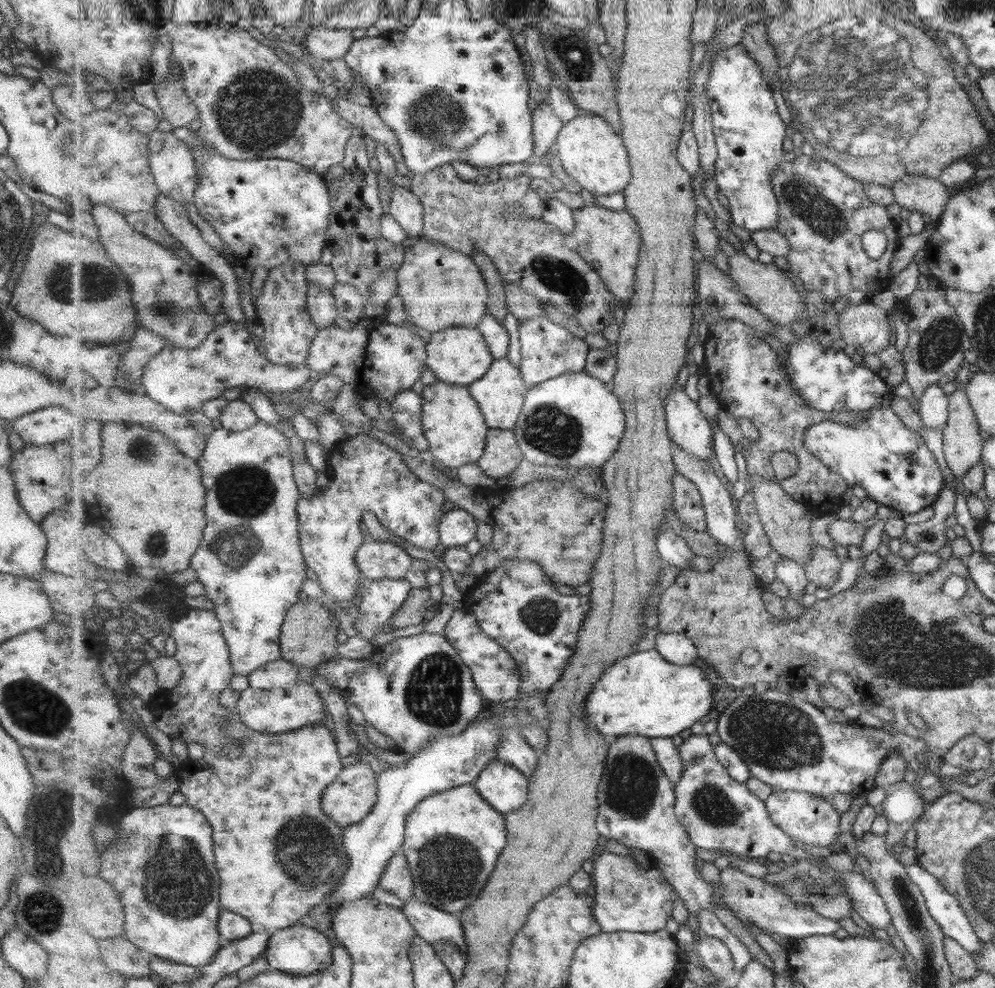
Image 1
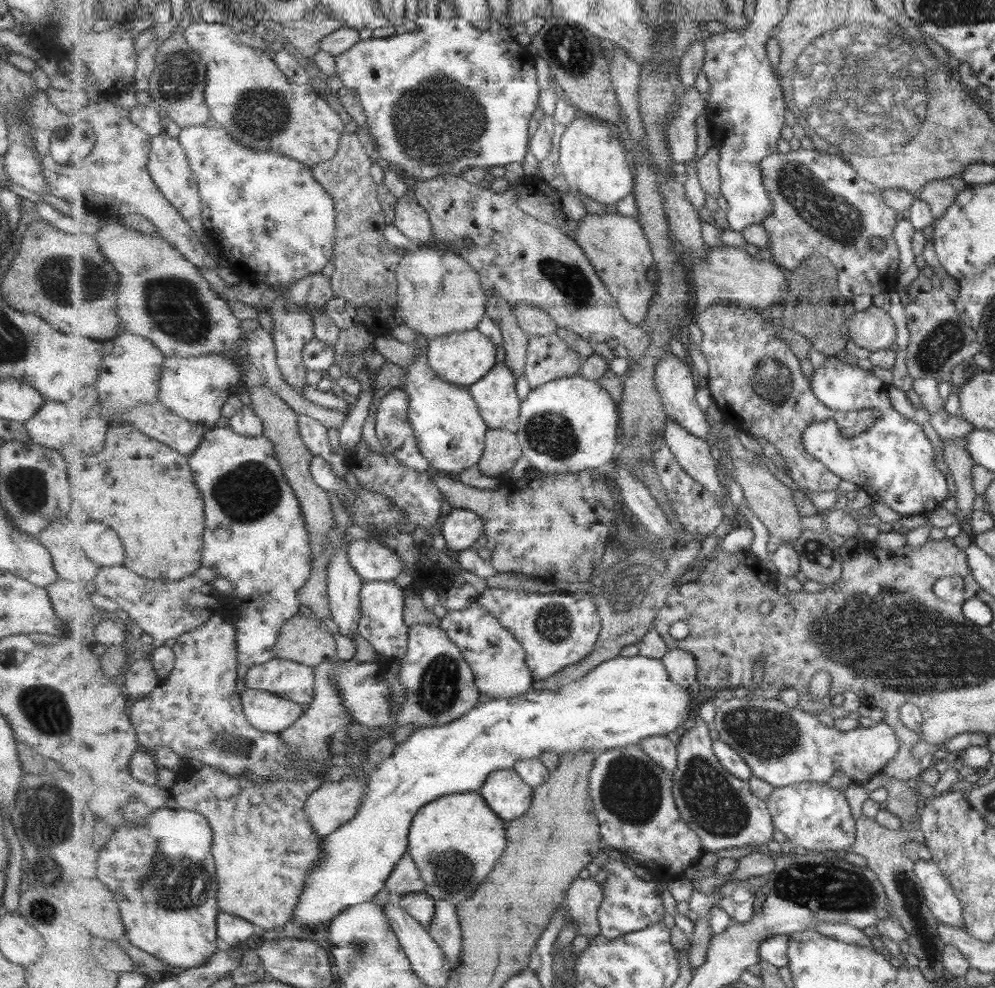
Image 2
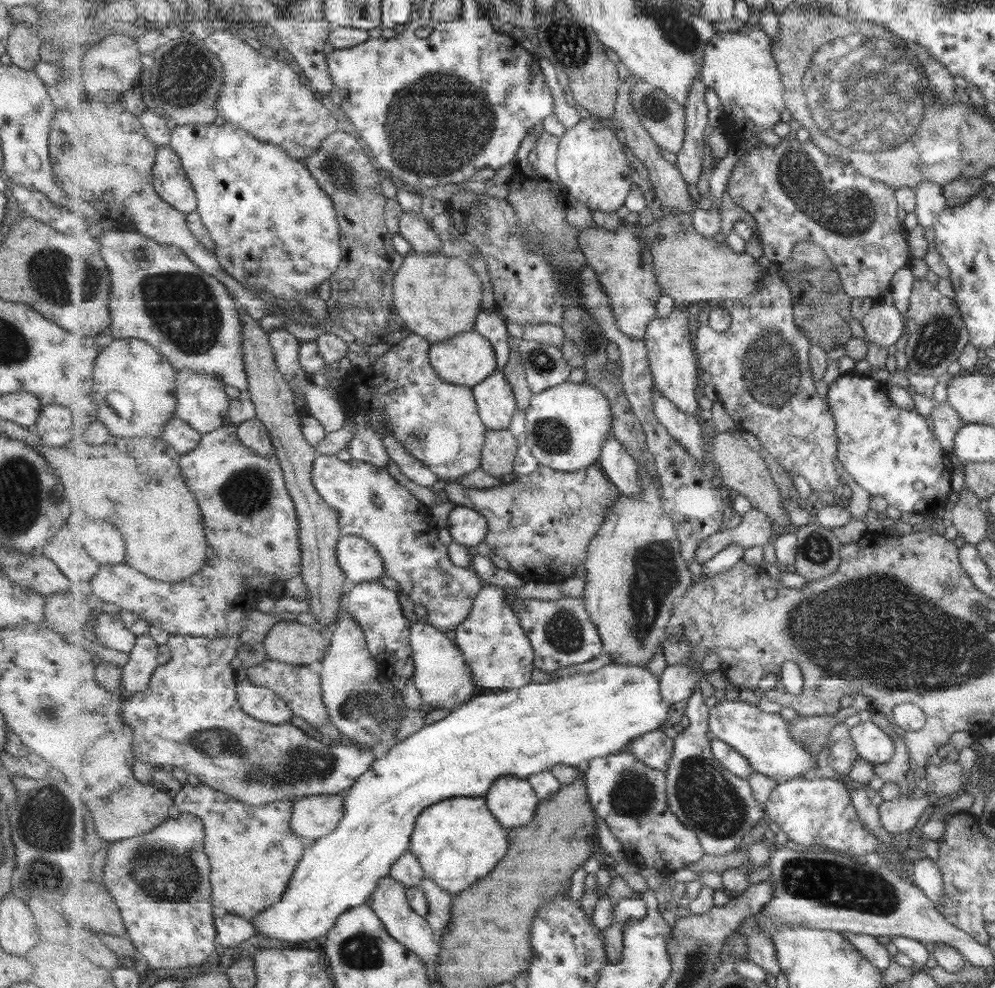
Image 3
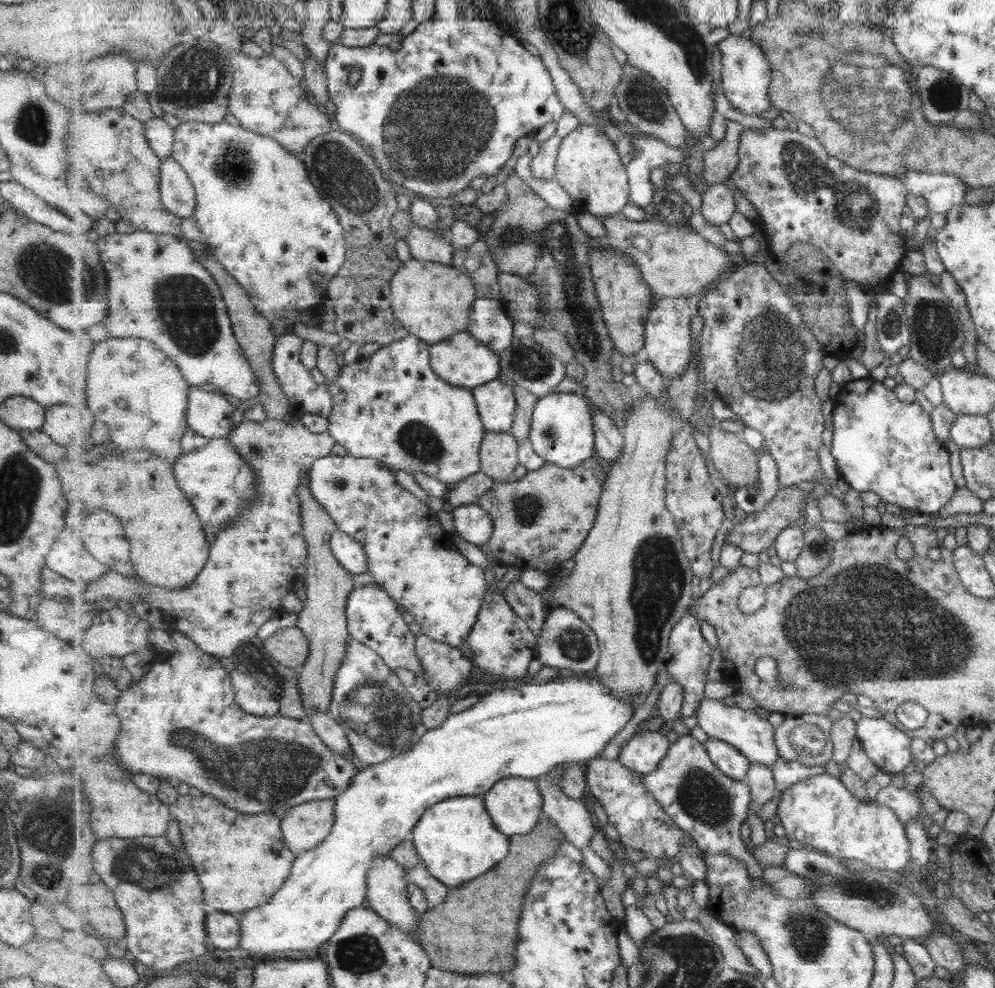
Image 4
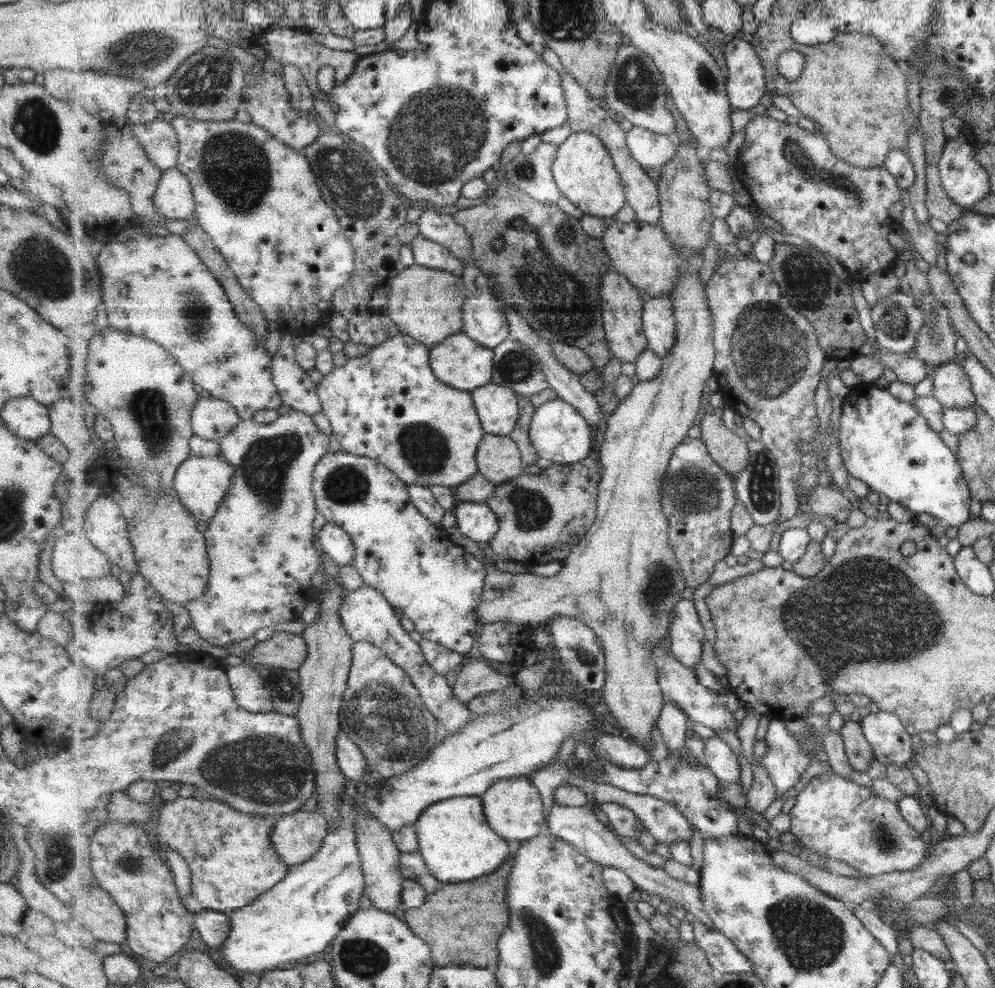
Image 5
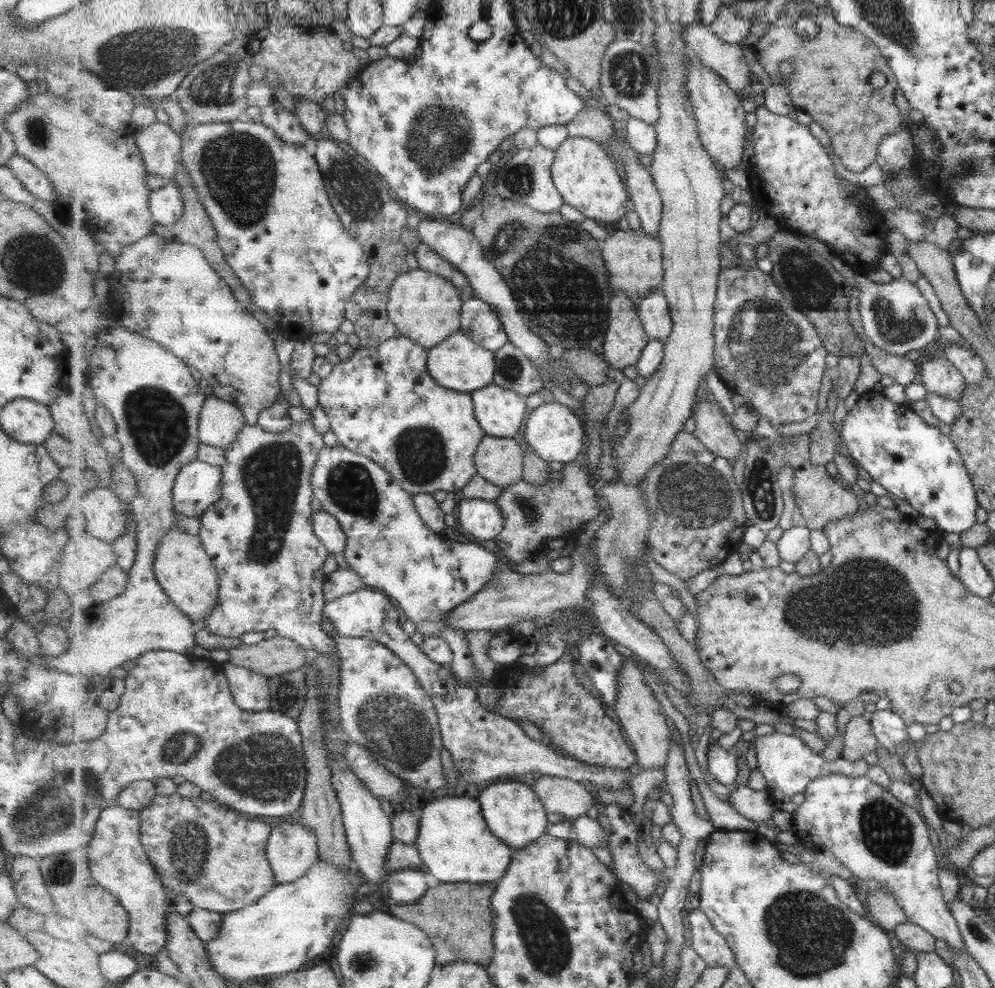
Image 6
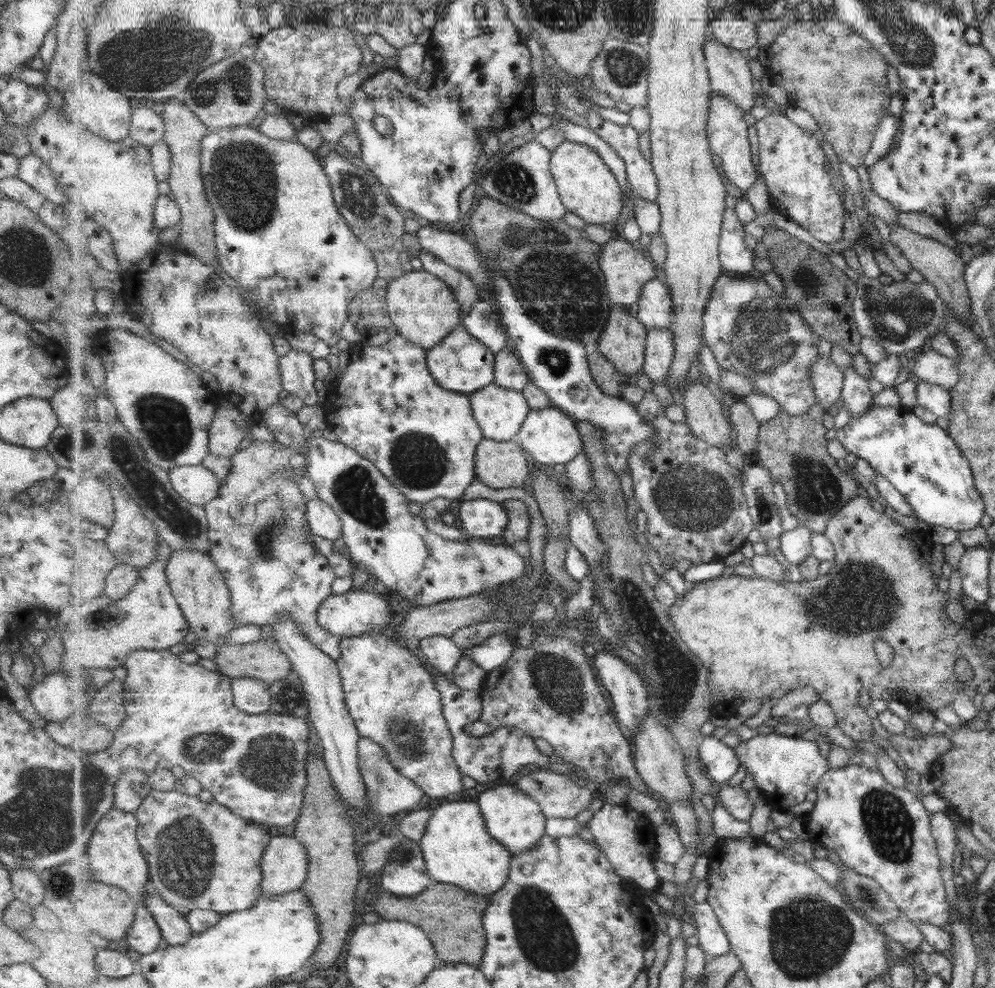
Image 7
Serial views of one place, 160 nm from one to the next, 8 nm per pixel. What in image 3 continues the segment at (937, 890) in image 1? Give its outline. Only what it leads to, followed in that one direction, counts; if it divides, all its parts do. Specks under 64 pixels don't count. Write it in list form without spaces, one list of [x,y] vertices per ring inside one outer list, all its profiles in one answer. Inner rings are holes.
[[[923,855],[922,859],[914,861],[911,878],[913,885],[918,887],[934,906],[943,897],[942,873],[926,856]]]

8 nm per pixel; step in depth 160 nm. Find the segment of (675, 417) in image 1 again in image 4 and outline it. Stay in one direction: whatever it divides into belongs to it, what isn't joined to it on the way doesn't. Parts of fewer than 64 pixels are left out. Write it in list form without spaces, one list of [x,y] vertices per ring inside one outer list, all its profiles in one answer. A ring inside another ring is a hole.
[[[704,295],[695,297],[657,299],[648,317],[646,325],[646,353],[658,371],[670,381],[686,372],[692,361],[693,338],[691,338],[691,320],[699,313],[698,305]]]

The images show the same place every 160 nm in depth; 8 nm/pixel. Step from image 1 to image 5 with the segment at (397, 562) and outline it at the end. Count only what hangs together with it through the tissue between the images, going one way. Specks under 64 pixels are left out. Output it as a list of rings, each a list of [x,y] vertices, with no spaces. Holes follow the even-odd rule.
[[[327,521],[317,533],[317,538],[327,557],[340,566],[353,564],[356,555],[355,544],[343,527]]]

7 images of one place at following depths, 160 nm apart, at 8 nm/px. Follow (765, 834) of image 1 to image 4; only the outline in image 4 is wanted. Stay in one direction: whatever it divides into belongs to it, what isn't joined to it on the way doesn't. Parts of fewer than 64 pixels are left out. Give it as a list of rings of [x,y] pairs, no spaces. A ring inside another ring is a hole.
[[[690,607],[670,634],[669,656],[665,662],[670,678],[677,681],[684,688],[682,714],[685,717],[691,716],[693,718],[698,713],[705,696],[709,664],[711,664],[711,646],[703,638],[701,622],[696,614],[692,612],[692,607]],[[689,734],[681,735],[671,744],[657,771],[643,775],[643,784],[663,811],[703,852],[730,854],[743,861],[751,879],[764,877],[764,868],[757,862],[755,852],[745,847],[745,842],[741,840],[741,826],[743,822],[748,822],[749,808],[754,804],[751,789],[747,783],[723,774],[711,760],[703,743]]]

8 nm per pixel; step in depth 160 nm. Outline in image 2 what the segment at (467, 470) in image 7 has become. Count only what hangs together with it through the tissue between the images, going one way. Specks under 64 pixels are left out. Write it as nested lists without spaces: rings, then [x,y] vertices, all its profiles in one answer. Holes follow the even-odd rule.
[[[416,334],[415,342],[420,352],[411,366],[403,368],[405,382],[396,388],[407,391],[409,396],[407,412],[421,454],[429,460],[433,471],[457,476],[463,469],[469,469],[482,460],[490,426],[484,421],[478,403],[468,387],[447,382],[433,370],[428,359],[431,338]]]

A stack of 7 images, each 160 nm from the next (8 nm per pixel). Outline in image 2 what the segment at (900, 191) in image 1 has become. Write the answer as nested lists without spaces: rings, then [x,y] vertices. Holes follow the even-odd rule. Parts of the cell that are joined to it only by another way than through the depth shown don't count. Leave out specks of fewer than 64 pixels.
[[[959,176],[935,179],[926,182],[917,192],[912,193],[912,196],[929,205],[934,220],[945,212],[945,209],[953,202],[957,192],[965,186],[967,184]]]

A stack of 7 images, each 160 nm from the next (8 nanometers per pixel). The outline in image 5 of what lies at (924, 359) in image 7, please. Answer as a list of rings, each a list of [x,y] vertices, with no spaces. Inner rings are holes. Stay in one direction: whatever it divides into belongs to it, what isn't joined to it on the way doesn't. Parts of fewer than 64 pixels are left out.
[[[957,361],[936,365],[930,378],[931,396],[941,404],[942,408],[968,409],[973,406],[974,397],[970,382]]]

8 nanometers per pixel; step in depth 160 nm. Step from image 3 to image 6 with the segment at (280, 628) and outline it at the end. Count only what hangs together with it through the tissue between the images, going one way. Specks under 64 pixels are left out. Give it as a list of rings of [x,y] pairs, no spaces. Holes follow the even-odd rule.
[[[280,634],[263,639],[259,644],[241,644],[227,650],[233,664],[259,671],[267,677],[303,669],[312,656],[304,646]]]

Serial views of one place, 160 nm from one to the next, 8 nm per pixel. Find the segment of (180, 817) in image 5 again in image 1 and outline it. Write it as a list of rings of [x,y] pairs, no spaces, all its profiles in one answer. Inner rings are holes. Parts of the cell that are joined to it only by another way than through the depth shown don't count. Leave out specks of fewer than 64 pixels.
[[[235,711],[235,714],[226,722],[224,732],[229,737],[233,737],[235,741],[243,741],[243,743],[233,743],[233,746],[227,746],[227,754],[214,754],[213,750],[208,750],[205,757],[199,761],[194,760],[193,771],[191,772],[191,762],[187,762],[187,772],[183,770],[178,778],[179,791],[186,797],[186,805],[201,810],[203,814],[207,814],[207,820],[211,822],[211,826],[215,824],[215,854],[217,854],[217,866],[219,866],[219,876],[223,878],[223,886],[221,886],[221,904],[222,908],[226,908],[231,912],[245,916],[252,923],[261,924],[266,930],[276,931],[286,929],[290,926],[297,925],[301,918],[305,918],[317,904],[327,902],[332,896],[332,892],[339,887],[341,879],[345,877],[345,871],[350,866],[350,854],[346,849],[344,841],[344,828],[333,818],[329,818],[323,812],[321,806],[321,798],[327,788],[335,782],[339,774],[344,770],[341,764],[341,756],[337,752],[337,742],[333,738],[333,734],[325,728],[325,726],[304,726],[287,733],[271,734],[260,733],[248,727],[242,719],[242,716]]]

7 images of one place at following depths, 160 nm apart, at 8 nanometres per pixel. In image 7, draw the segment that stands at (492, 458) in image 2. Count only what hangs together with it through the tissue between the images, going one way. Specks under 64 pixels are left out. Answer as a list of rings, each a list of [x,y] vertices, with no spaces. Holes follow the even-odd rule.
[[[487,437],[476,450],[478,479],[494,489],[522,487],[530,477],[529,454],[517,442],[496,441]]]

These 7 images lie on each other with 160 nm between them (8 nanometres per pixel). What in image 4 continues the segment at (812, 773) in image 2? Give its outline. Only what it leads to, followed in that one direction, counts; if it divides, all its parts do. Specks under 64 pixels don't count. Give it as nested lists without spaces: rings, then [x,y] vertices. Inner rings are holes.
[[[703,699],[696,714],[699,727],[709,738],[718,739],[739,750],[750,761],[759,762],[769,769],[773,769],[775,762],[779,761],[779,750],[775,743],[776,728],[769,718],[761,718],[754,709],[743,710],[739,706],[727,706],[721,699]],[[863,717],[857,722],[856,739],[862,744],[865,755],[877,767],[887,774],[903,773],[903,769],[911,764],[911,738],[904,733],[904,729],[888,718]]]

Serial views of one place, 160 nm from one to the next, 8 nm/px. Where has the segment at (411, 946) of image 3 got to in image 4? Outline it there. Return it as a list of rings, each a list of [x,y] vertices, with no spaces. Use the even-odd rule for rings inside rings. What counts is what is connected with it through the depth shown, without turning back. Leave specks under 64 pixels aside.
[[[378,856],[374,865],[367,875],[368,903],[379,916],[386,918],[391,924],[398,926],[401,930],[411,933],[417,938],[419,932],[419,916],[411,906],[408,895],[408,880],[406,879],[406,869],[391,856]]]

